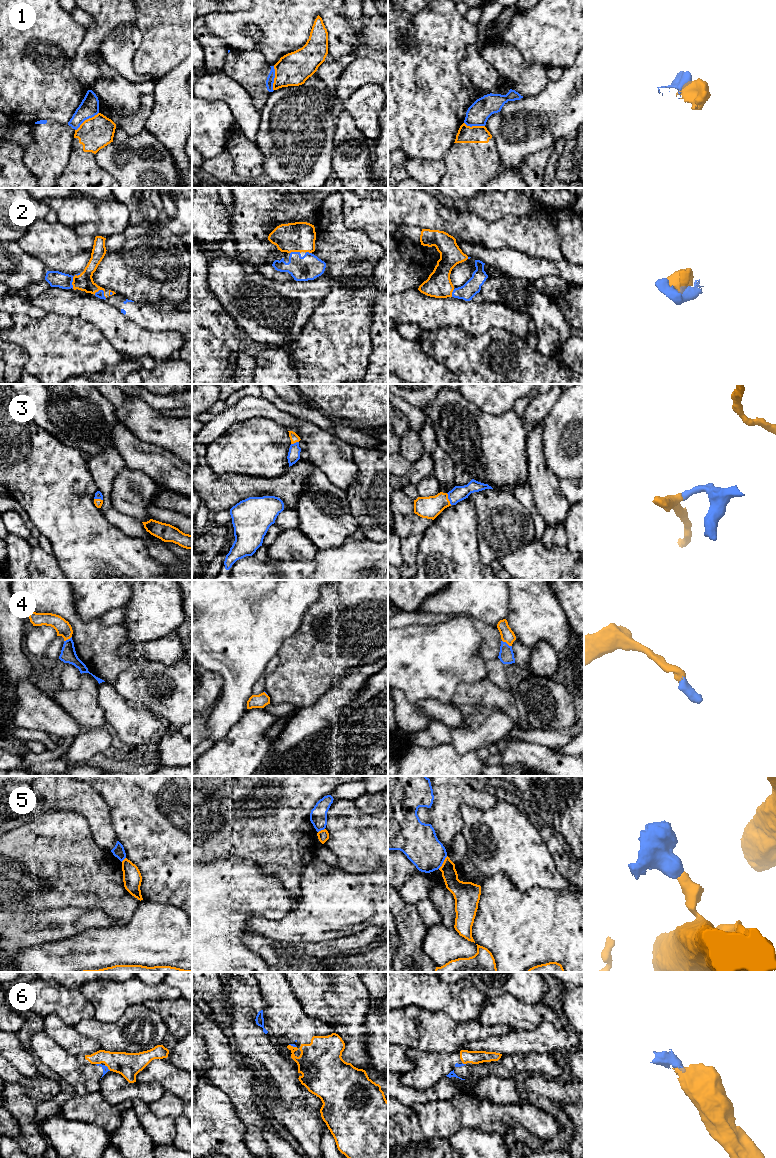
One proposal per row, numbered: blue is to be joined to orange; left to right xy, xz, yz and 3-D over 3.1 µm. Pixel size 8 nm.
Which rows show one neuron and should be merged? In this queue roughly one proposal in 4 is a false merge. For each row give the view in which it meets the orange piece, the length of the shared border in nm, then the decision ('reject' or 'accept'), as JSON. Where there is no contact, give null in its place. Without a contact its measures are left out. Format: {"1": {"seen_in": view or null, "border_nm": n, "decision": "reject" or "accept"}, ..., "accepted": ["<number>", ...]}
{"1": {"seen_in": "xy", "border_nm": 240, "decision": "reject"}, "2": {"seen_in": "xy", "border_nm": 140, "decision": "accept"}, "3": {"seen_in": "yz", "border_nm": 100, "decision": "accept"}, "4": {"seen_in": "yz", "border_nm": 90, "decision": "accept"}, "5": {"seen_in": "yz", "border_nm": 130, "decision": "reject"}, "6": {"seen_in": "xy", "border_nm": 70, "decision": "reject"}, "accepted": ["2", "3", "4"]}

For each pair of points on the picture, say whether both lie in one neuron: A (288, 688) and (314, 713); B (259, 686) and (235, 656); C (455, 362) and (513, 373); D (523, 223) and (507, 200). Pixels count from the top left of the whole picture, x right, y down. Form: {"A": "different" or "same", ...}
{"A": "different", "B": "different", "C": "same", "D": "different"}

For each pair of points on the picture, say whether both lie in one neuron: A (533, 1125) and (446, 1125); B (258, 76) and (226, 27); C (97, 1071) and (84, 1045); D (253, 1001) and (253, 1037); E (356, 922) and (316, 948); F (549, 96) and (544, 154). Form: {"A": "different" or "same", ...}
{"A": "same", "B": "different", "C": "different", "D": "same", "E": "different", "F": "different"}

